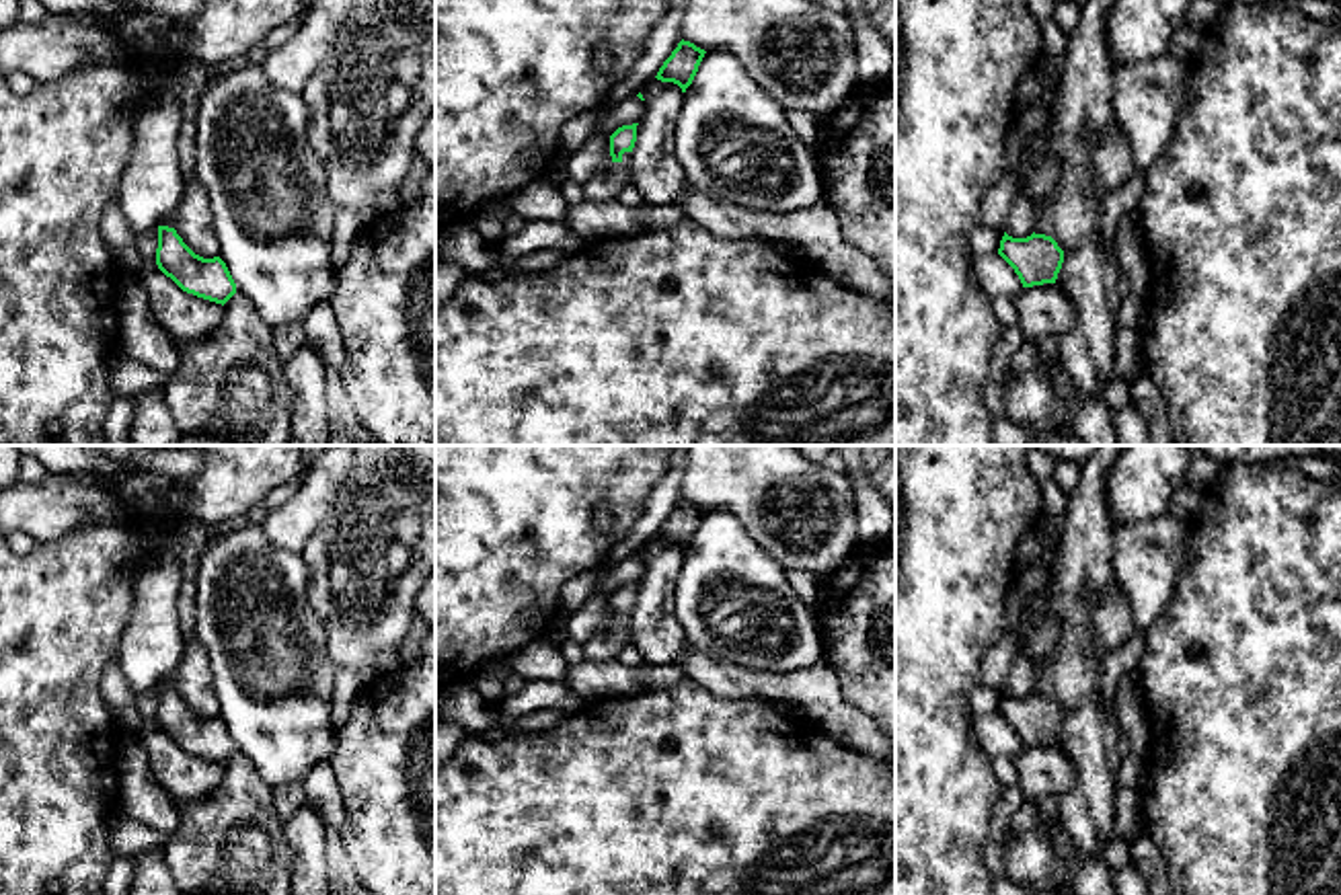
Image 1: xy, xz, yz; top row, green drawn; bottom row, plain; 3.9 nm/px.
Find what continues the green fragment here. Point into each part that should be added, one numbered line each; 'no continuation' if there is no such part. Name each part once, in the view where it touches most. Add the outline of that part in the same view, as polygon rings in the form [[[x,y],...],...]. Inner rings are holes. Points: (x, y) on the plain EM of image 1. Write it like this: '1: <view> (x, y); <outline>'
1: xz (604, 645); [[[624,612],[620,622],[612,622],[608,628],[598,630],[581,647],[585,661],[608,663],[616,661],[618,653],[628,643],[630,643],[630,612]]]

